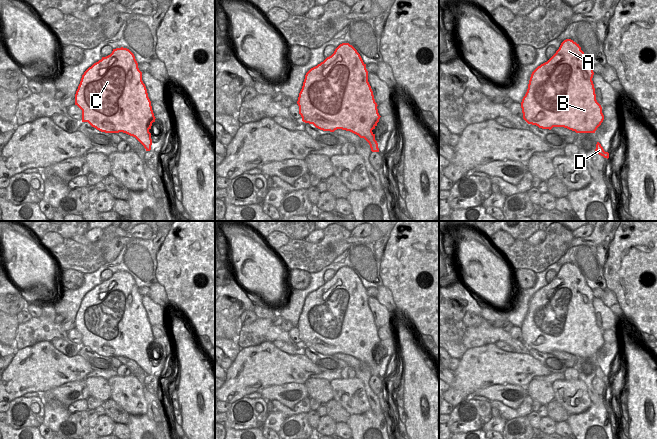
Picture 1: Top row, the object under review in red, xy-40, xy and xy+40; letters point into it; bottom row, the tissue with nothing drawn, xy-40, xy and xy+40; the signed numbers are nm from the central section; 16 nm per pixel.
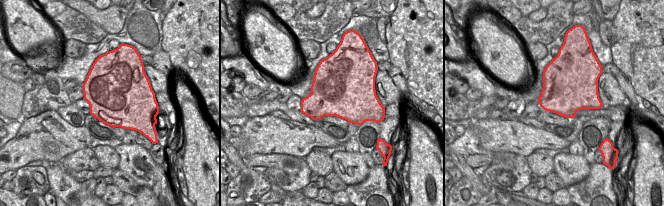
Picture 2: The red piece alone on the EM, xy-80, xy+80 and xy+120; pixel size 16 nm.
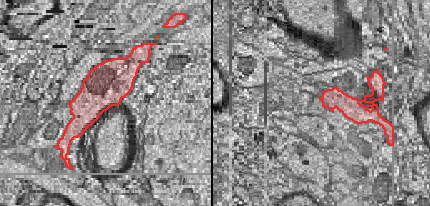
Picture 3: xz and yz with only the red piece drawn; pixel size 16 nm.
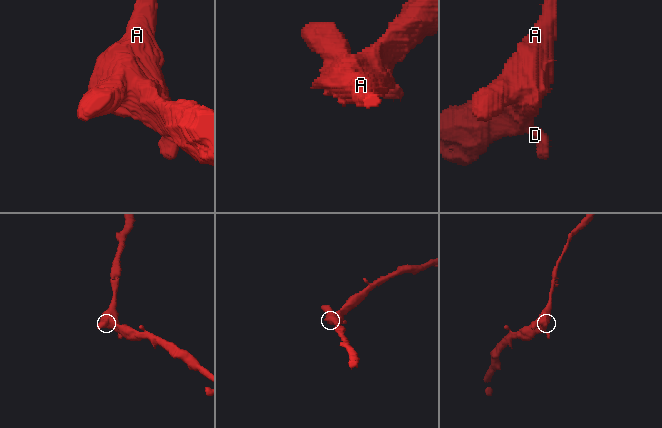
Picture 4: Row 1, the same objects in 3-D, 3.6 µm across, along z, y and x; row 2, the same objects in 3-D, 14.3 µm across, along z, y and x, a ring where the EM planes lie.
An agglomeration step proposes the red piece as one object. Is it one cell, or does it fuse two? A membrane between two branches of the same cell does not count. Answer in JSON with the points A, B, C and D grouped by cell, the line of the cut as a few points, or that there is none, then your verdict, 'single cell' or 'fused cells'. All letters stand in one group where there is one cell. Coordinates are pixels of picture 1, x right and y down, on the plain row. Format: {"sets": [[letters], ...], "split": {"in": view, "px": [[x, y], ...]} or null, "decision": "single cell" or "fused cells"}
{"sets": [["A", "B", "C", "D"]], "split": null, "decision": "single cell"}

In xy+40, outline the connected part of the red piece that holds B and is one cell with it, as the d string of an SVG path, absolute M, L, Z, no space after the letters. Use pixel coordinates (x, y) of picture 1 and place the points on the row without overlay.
M564 264L556 277L531 298L521 326L523 343L542 353L564 351L576 357L595 357L604 344L592 305L594 296L579 268Z

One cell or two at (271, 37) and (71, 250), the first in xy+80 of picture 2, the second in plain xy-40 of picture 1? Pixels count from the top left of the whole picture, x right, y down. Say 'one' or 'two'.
two

